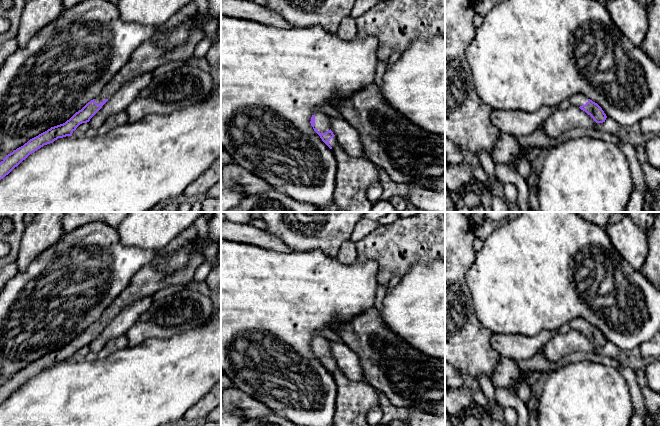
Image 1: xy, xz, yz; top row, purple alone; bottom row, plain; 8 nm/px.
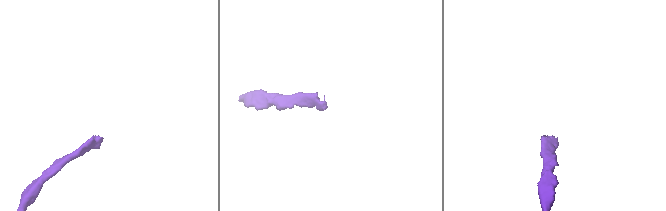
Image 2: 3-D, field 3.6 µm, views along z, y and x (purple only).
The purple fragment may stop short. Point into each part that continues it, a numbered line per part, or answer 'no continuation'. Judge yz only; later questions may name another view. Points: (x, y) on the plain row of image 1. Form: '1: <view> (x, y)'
1: yz (578, 324)

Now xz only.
1: xz (322, 348)

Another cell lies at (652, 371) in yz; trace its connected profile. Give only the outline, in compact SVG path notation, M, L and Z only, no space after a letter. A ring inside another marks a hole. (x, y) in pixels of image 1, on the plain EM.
M660 359L659 360L650 360L644 370L647 386L660 393Z

